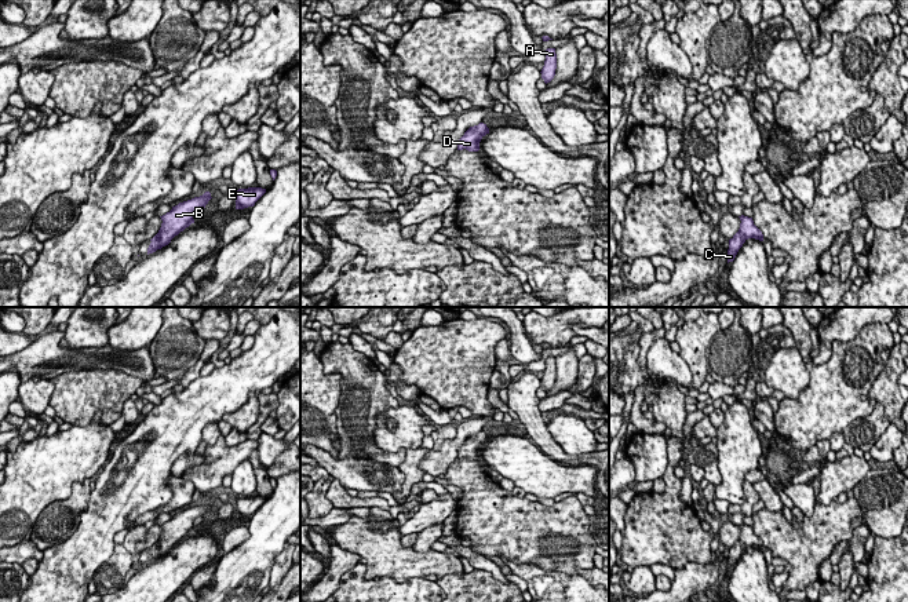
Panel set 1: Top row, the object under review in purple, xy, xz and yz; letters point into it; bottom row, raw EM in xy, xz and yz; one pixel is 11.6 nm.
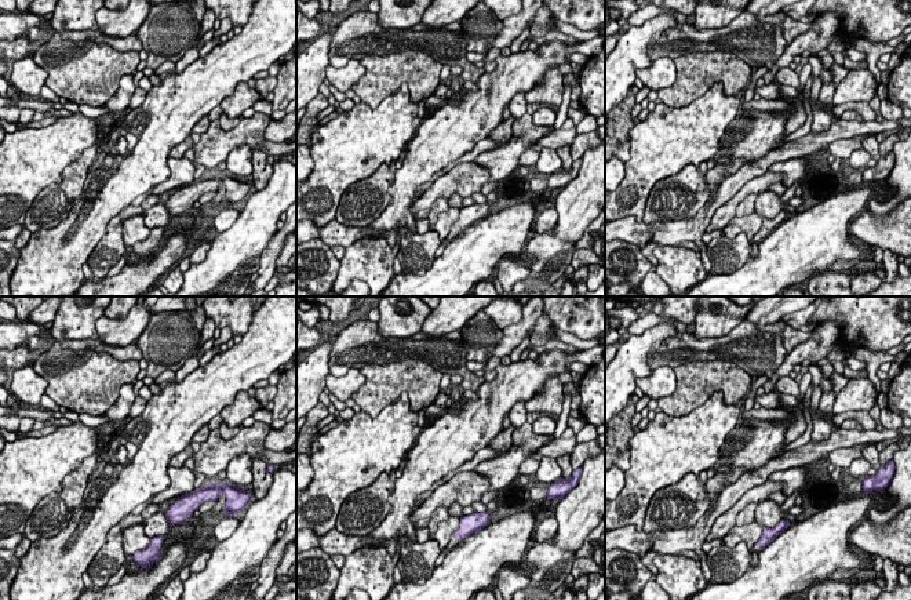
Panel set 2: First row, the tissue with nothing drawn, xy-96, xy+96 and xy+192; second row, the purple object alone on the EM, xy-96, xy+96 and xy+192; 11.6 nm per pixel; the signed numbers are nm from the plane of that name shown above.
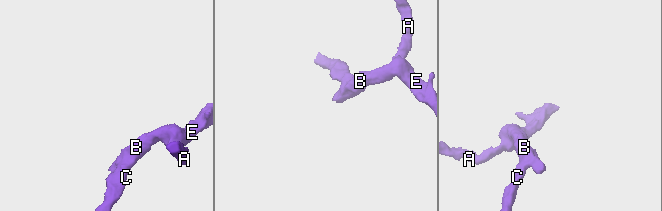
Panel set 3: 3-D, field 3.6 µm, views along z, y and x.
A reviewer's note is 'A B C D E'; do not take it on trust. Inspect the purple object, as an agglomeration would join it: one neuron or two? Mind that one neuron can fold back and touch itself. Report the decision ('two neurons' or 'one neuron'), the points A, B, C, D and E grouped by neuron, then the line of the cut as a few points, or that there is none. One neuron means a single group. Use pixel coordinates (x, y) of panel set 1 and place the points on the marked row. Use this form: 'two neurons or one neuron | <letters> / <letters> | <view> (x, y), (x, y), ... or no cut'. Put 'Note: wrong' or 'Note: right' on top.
Note: right
one neuron | A B C D E | no cut

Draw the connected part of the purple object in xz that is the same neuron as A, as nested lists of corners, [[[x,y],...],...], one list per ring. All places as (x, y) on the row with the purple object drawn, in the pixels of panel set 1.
[[[547,48],[546,50],[546,61],[544,61],[544,66],[541,69],[541,79],[544,80],[544,83],[550,83],[554,76],[555,76],[555,69],[557,69],[557,54],[555,54],[555,48]]]

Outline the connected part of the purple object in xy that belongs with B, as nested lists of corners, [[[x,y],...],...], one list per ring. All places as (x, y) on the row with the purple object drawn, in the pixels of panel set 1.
[[[205,191],[200,197],[179,203],[172,207],[169,212],[160,216],[163,223],[158,233],[150,240],[152,242],[147,248],[147,255],[168,245],[175,236],[194,223],[193,212],[197,208],[205,208],[211,198],[211,193]]]

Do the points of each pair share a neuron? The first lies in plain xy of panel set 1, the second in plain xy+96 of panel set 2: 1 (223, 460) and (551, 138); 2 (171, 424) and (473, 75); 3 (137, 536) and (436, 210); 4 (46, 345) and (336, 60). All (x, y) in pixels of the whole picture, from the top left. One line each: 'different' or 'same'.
1: different
2: different
3: same
4: same

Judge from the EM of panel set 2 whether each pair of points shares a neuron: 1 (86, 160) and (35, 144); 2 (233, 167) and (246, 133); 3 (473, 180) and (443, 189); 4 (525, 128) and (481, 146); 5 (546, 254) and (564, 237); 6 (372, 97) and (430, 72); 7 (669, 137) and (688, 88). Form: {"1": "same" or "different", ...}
{"1": "different", "2": "different", "3": "same", "4": "different", "5": "same", "6": "same", "7": "different"}

